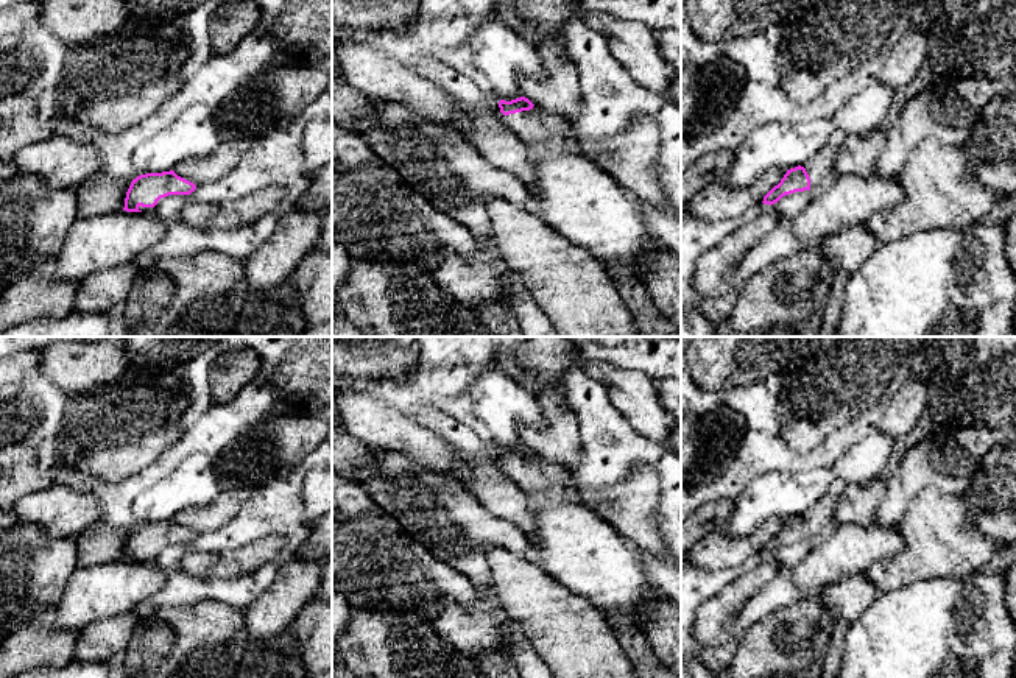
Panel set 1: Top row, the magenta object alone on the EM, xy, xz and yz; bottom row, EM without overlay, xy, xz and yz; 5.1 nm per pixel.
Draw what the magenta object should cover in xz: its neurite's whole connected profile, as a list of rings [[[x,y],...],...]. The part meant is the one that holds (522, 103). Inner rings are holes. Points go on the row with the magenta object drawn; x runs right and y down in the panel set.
[[[520,97],[511,101],[499,101],[503,125],[508,126],[528,147],[559,148],[581,153],[583,143],[572,134],[567,120],[550,114]]]

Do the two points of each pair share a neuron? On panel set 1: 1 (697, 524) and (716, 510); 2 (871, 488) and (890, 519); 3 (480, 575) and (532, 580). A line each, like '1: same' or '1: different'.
1: same
2: different
3: different

